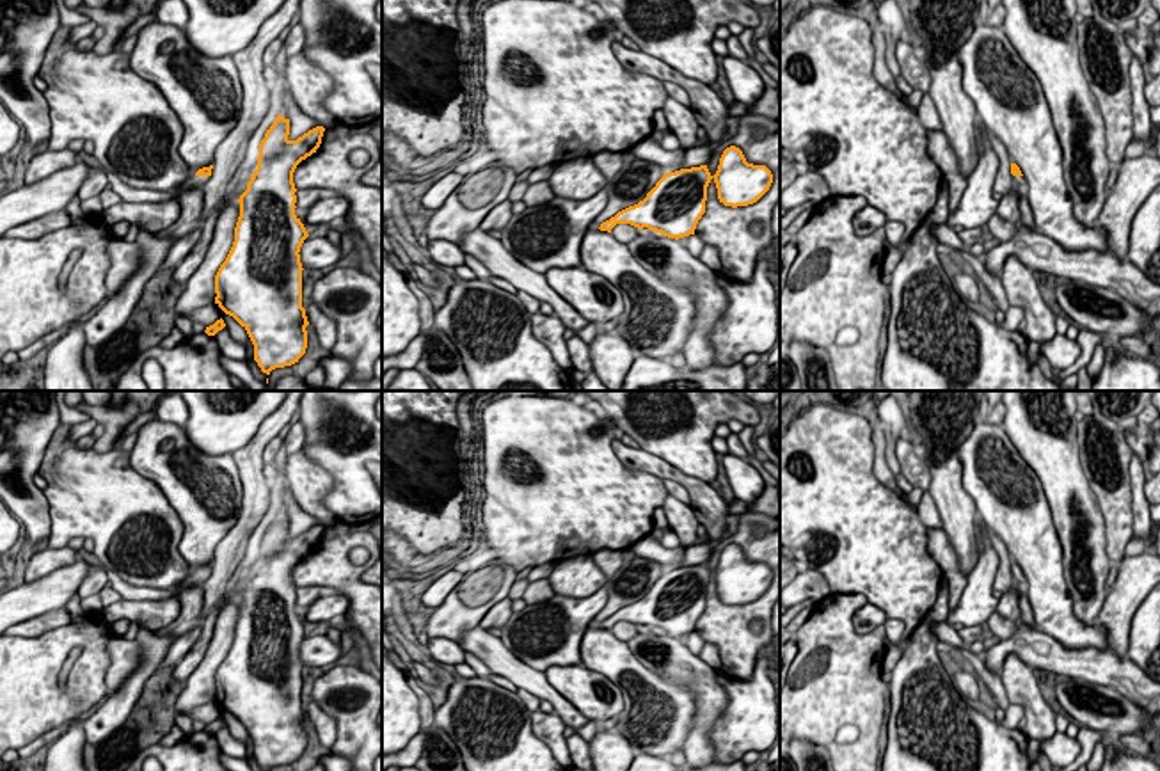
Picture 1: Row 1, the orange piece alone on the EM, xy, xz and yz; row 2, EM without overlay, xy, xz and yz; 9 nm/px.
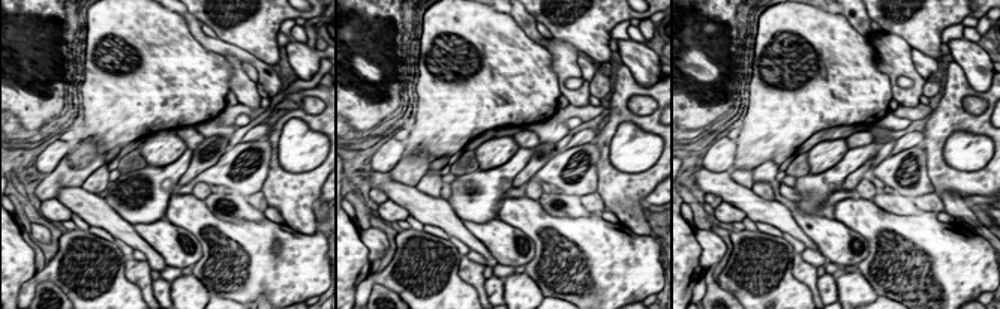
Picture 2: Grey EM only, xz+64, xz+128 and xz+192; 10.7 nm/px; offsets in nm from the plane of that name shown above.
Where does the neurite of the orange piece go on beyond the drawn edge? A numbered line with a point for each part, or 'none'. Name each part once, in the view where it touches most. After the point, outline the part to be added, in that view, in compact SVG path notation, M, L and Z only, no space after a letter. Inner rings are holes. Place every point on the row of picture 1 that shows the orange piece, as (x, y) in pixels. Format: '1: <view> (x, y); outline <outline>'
1: xy (194, 182); outline M188 176L188 179L172 194L181 194L188 188L203 188L203 185L210 179L210 176Z

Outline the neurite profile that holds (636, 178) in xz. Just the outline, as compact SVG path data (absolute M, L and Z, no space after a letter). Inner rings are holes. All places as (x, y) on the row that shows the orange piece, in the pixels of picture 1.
M648 160L624 162L622 169L608 181L608 204L593 222L602 224L618 211L643 201L664 174L661 165Z

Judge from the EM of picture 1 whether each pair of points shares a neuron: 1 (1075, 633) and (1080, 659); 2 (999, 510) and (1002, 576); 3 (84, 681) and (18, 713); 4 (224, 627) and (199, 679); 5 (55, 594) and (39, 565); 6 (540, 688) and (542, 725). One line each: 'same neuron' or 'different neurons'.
1: different neurons
2: different neurons
3: same neuron
4: same neuron
5: different neurons
6: different neurons

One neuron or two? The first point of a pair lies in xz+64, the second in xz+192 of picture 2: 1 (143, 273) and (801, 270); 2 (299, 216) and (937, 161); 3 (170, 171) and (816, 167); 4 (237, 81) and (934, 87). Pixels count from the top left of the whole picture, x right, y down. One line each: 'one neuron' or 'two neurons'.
1: one neuron
2: one neuron
3: two neurons
4: two neurons

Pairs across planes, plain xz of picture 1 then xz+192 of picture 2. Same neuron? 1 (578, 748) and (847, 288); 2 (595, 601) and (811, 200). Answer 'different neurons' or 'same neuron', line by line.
1: different neurons
2: same neuron

